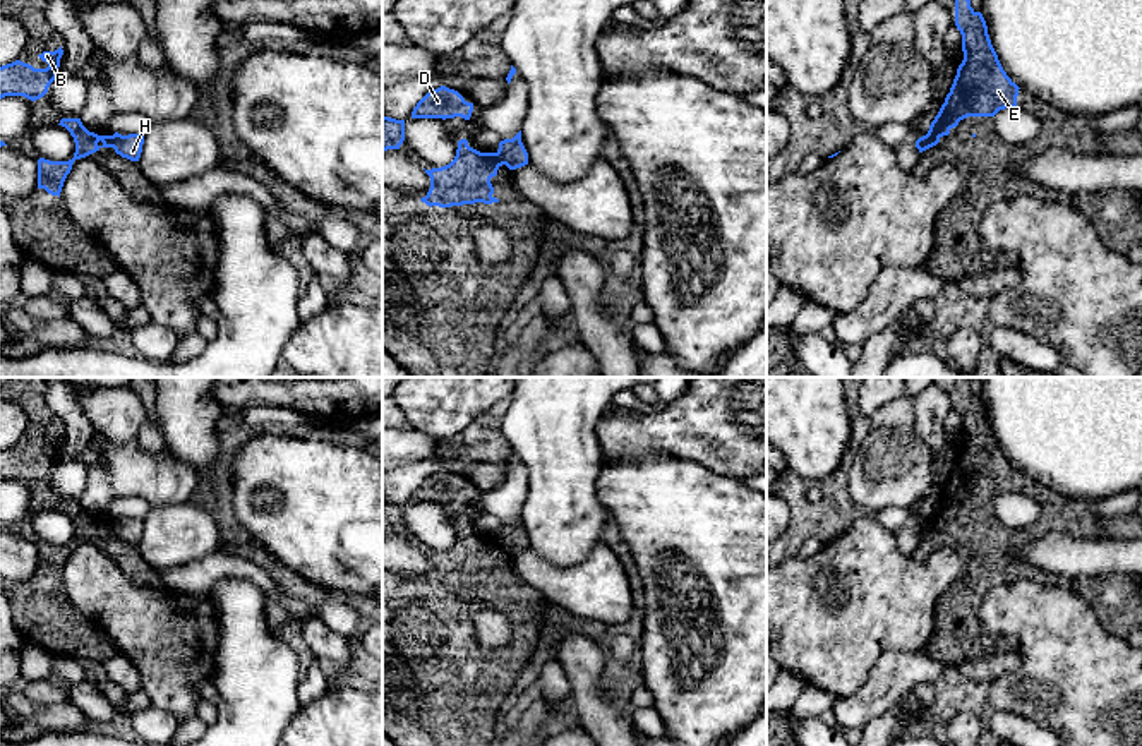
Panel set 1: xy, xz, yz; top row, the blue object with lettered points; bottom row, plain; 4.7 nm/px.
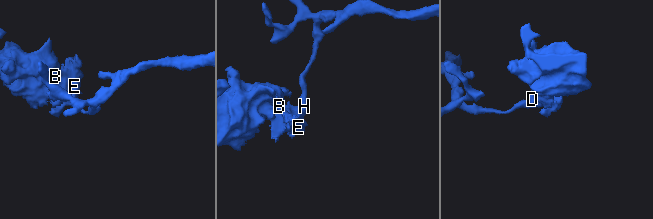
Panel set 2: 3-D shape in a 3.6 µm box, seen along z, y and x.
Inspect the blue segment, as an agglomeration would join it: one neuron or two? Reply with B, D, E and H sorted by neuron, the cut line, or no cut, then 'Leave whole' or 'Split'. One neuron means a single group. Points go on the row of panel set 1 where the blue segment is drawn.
Groups: B D E / H. Split along yz (926, 134), (930, 146). Split

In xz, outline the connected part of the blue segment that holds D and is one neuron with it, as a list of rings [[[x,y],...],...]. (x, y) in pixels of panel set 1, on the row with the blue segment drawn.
[[[441,86],[427,93],[413,108],[412,118],[454,118],[470,120],[473,103],[468,103],[458,91]]]

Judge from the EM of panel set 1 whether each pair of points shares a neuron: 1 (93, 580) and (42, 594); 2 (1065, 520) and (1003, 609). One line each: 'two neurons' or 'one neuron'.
1: two neurons
2: two neurons

